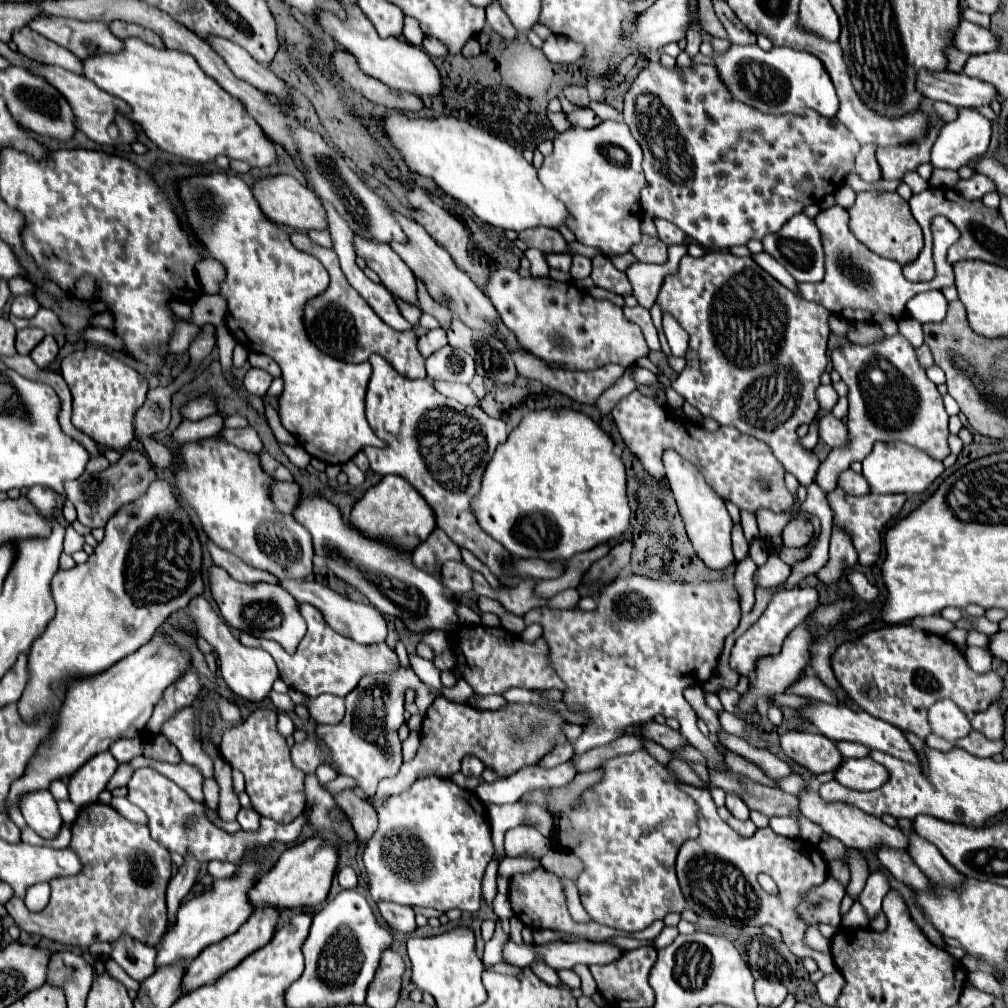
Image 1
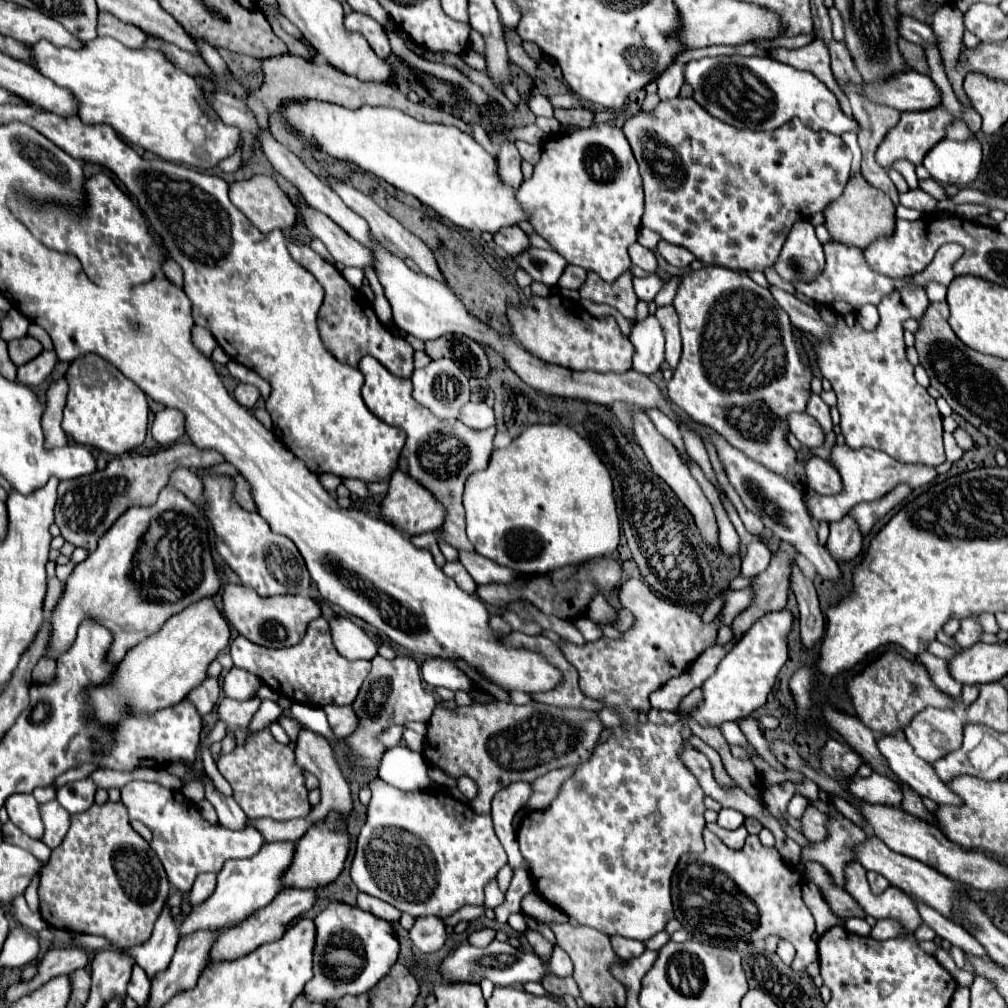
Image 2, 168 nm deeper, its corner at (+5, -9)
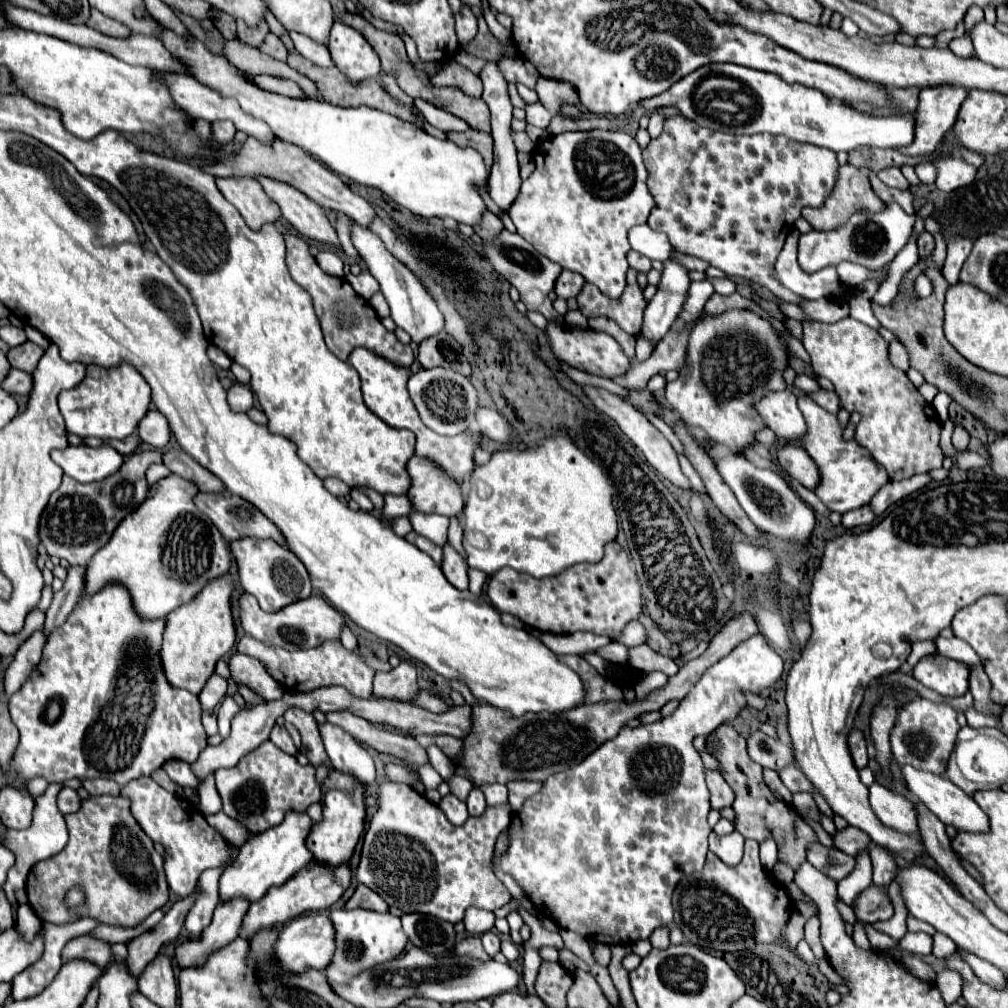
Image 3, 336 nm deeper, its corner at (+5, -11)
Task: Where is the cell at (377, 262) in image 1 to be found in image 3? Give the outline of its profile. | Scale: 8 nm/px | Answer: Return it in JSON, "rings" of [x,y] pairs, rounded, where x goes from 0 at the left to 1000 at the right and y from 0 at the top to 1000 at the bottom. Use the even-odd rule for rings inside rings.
{"rings":[[[256,176],[256,180],[260,182],[260,186],[268,193],[268,197],[272,197],[278,203],[282,217],[300,235],[339,247],[333,227],[329,225],[321,207],[313,199],[306,197],[300,189],[296,189],[294,186],[290,186],[286,182],[280,182],[280,180],[274,180],[268,176]]]}

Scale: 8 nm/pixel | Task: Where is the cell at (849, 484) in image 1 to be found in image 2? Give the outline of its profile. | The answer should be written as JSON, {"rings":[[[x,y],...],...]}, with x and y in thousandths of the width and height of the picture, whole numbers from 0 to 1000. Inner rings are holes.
{"rings":[[[804,453],[800,459],[800,475],[802,475],[802,483],[808,485],[813,491],[829,491],[835,487],[835,475],[829,469],[829,465],[813,455],[813,453]]]}

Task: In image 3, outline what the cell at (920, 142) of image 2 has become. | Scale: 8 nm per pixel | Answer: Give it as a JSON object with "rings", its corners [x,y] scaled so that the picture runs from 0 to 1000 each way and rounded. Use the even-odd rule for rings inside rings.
{"rings":[[[923,86],[923,88],[915,88],[913,96],[911,96],[911,108],[907,112],[907,120],[909,120],[907,140],[899,146],[891,146],[889,150],[897,152],[897,154],[905,154],[905,156],[923,154],[933,144],[937,134],[946,126],[946,122],[950,118],[952,104],[958,98],[958,94],[960,94],[960,88],[956,88],[956,86]]]}

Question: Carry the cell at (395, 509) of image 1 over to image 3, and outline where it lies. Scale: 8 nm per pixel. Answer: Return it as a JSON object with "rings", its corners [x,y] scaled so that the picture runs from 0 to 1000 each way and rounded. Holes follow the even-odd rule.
{"rings":[[[411,451],[403,465],[409,477],[403,493],[411,507],[435,509],[446,515],[458,509],[460,493],[456,481],[444,475],[429,457]]]}

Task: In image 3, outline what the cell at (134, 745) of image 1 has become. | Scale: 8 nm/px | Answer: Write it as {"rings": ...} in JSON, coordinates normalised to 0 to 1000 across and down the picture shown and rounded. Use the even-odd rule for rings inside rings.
{"rings":[[[52,777],[48,779],[46,787],[36,791],[36,803],[34,803],[34,816],[32,820],[28,822],[22,822],[22,824],[8,824],[6,832],[2,834],[2,838],[6,838],[8,842],[16,844],[16,860],[12,860],[12,864],[8,866],[8,876],[4,878],[4,884],[6,884],[6,890],[12,898],[16,898],[16,890],[14,886],[20,882],[20,880],[26,880],[26,872],[28,872],[28,866],[32,862],[32,858],[36,854],[42,854],[42,852],[48,852],[56,846],[60,846],[63,840],[65,840],[65,834],[67,834],[67,824],[65,824],[65,816],[63,816],[63,811],[56,799],[56,789],[60,787],[62,779],[60,777]]]}

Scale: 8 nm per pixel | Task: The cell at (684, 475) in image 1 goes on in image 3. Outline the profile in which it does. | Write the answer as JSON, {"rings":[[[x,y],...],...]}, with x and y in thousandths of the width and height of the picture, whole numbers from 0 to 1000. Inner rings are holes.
{"rings":[[[579,384],[579,390],[587,396],[587,400],[591,402],[591,406],[599,408],[603,414],[607,414],[607,416],[613,420],[613,424],[619,428],[619,432],[639,449],[641,457],[643,457],[659,475],[663,475],[663,477],[665,477],[667,481],[671,481],[673,485],[679,485],[679,487],[685,487],[685,485],[687,485],[685,477],[679,473],[679,469],[677,469],[677,465],[675,465],[673,451],[671,451],[671,447],[667,445],[665,438],[663,438],[635,408],[631,408],[629,404],[623,404],[623,400],[615,400],[615,394],[611,394],[609,390],[603,390],[601,386]]]}

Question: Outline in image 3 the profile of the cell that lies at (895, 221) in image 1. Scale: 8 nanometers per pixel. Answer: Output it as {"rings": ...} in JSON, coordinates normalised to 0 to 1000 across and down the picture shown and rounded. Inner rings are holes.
{"rings":[[[835,164],[833,166],[833,174],[831,174],[831,182],[829,182],[825,193],[819,197],[819,201],[815,205],[812,205],[812,207],[800,205],[796,209],[796,215],[802,221],[806,221],[806,225],[810,229],[825,229],[825,227],[835,225],[837,219],[841,219],[843,213],[847,213],[851,209],[867,209],[867,211],[871,211],[871,209],[877,209],[877,205],[879,205],[877,199],[867,193],[859,172],[855,172],[853,168],[849,168],[847,164]]]}

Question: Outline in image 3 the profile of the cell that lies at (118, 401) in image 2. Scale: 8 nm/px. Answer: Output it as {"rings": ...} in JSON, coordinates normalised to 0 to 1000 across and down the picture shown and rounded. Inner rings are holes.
{"rings":[[[87,362],[81,380],[69,388],[60,390],[60,408],[65,418],[65,428],[77,434],[99,434],[99,436],[125,436],[129,434],[149,402],[149,384],[141,372],[129,364],[119,362],[105,366],[99,362]]]}

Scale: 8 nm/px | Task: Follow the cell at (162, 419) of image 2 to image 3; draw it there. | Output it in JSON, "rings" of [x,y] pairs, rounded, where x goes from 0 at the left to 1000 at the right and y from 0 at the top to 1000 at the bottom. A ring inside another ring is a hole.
{"rings":[[[155,406],[147,408],[147,412],[139,418],[137,422],[137,432],[143,439],[155,443],[155,445],[163,445],[169,438],[169,422],[167,416],[163,416],[163,412]]]}

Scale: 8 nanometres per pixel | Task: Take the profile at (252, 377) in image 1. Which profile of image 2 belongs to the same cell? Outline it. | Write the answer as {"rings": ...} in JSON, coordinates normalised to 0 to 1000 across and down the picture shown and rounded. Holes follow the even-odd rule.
{"rings":[[[238,380],[238,382],[232,386],[232,396],[234,396],[240,404],[244,404],[244,406],[250,406],[252,400],[256,398],[256,394],[258,394],[258,390],[256,390],[256,386],[254,386],[252,382],[242,382],[242,380]]]}

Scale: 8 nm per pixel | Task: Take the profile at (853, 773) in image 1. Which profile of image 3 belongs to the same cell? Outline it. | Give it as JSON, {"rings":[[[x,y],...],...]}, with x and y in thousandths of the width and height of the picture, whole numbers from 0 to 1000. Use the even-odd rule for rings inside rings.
{"rings":[[[867,777],[863,781],[863,799],[865,799],[869,811],[875,816],[879,816],[881,820],[893,822],[895,826],[911,826],[909,803],[895,789],[889,789],[889,787],[881,785],[879,781]]]}

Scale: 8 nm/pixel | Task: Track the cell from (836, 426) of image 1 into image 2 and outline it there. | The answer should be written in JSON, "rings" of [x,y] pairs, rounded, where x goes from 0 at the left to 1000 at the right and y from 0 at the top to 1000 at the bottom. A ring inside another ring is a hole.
{"rings":[[[784,410],[780,414],[784,430],[800,443],[810,445],[817,441],[817,430],[810,416],[806,416],[802,410]]]}

